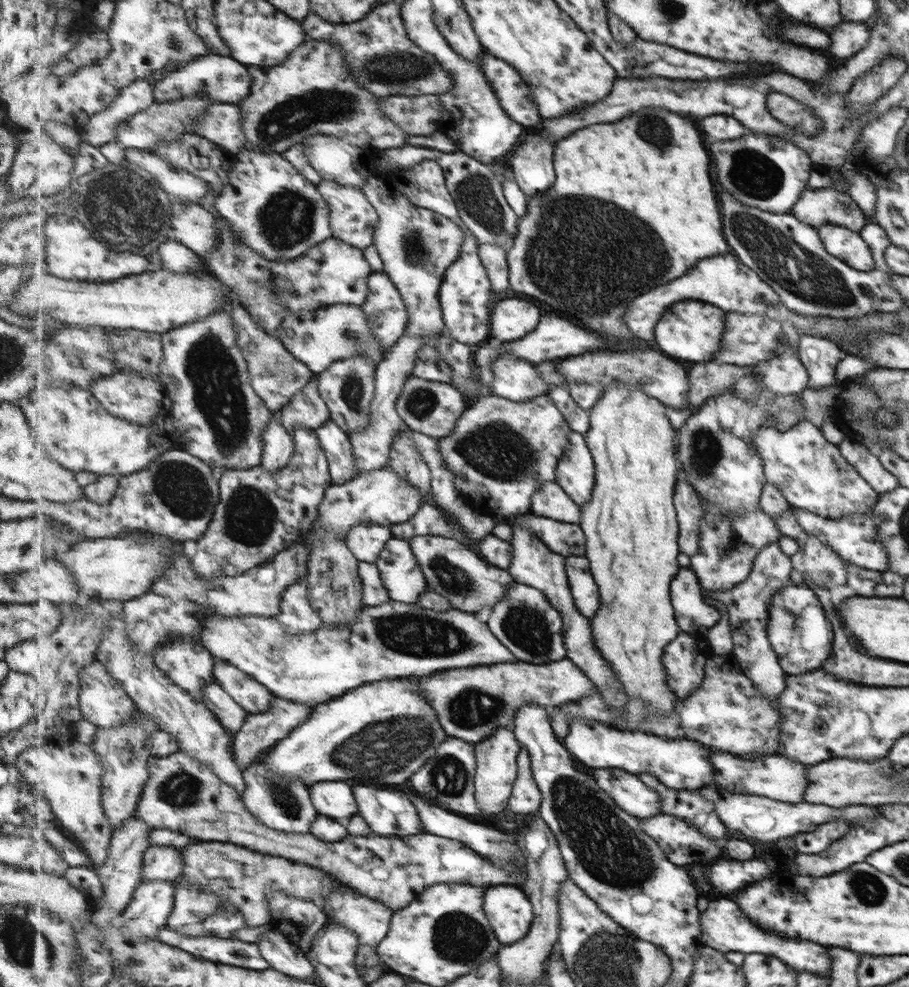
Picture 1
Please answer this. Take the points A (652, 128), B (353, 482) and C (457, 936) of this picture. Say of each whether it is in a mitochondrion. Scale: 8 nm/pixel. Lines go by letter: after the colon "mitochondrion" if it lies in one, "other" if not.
A: mitochondrion
B: other
C: mitochondrion

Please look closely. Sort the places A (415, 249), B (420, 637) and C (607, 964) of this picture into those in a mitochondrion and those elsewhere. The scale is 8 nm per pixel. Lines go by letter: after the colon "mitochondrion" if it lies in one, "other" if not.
A: mitochondrion
B: mitochondrion
C: mitochondrion

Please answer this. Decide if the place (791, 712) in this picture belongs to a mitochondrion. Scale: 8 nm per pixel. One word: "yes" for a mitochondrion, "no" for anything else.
no

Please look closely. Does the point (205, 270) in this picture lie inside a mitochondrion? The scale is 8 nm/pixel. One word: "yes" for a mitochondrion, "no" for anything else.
no

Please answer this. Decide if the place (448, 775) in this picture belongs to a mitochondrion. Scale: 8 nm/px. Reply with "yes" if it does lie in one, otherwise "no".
yes

